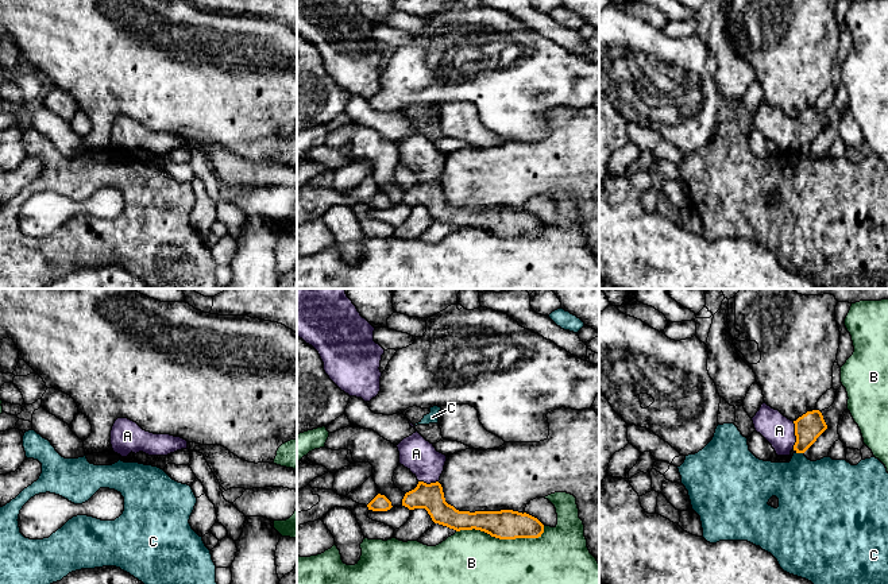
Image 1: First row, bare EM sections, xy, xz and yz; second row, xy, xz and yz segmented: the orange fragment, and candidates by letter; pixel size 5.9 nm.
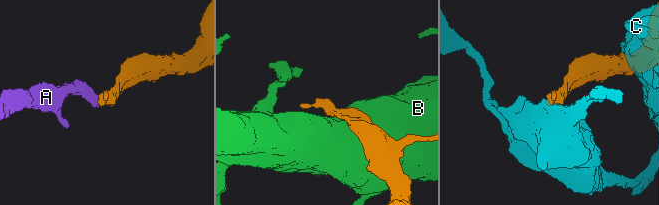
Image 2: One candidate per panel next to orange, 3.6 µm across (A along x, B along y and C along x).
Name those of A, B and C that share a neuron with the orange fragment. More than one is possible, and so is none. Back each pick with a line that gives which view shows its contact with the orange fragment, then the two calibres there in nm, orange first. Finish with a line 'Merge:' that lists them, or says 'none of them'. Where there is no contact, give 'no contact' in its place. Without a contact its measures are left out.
A: yz | 160/180 nm
Merge: A

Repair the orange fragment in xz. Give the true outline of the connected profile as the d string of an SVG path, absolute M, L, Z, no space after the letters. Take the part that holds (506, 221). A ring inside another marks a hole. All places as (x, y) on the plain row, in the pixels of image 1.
M417 128L398 143L399 162L418 178L414 187L405 192L402 204L409 208L425 206L435 221L456 229L480 228L499 237L538 236L544 223L526 210L501 209L459 209L448 202L439 181L447 154L437 150Z

